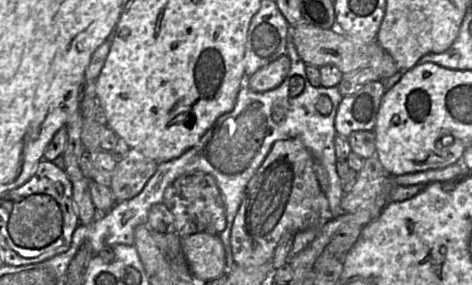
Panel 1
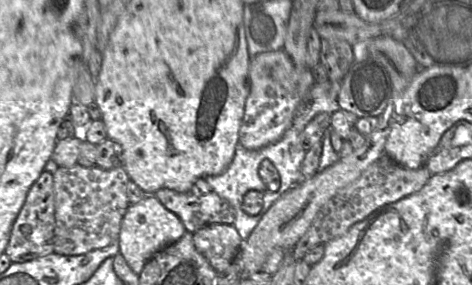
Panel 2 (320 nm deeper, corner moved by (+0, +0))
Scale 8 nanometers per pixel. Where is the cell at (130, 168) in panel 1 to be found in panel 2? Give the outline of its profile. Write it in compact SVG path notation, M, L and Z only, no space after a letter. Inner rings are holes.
M119 165L110 170L97 166L59 167L53 173L55 195L54 253L83 255L118 242L121 222L129 207L127 185L130 178Z

